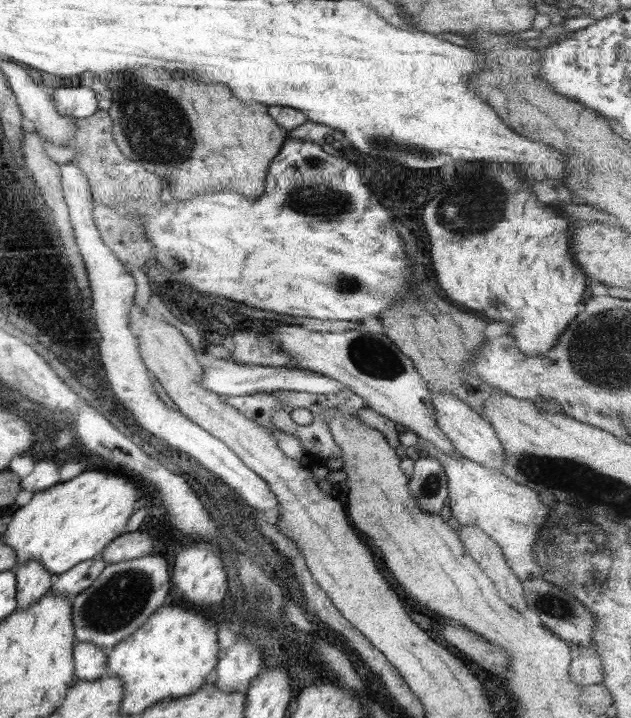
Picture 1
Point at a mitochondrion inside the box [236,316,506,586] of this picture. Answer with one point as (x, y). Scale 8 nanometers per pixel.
(377, 359)

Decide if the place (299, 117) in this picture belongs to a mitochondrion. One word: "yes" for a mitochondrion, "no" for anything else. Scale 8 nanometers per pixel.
no

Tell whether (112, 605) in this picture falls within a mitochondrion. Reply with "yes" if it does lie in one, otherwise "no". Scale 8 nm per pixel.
yes

